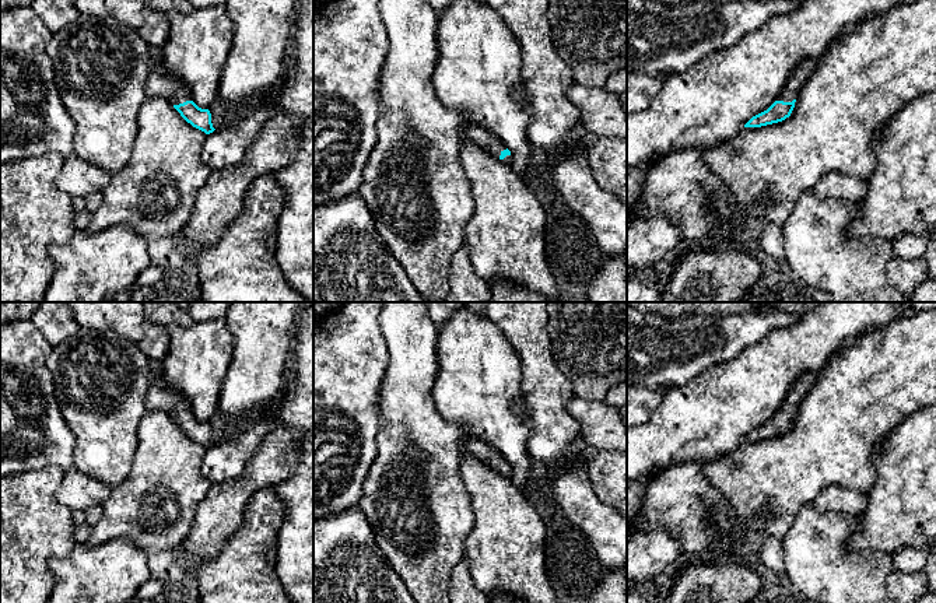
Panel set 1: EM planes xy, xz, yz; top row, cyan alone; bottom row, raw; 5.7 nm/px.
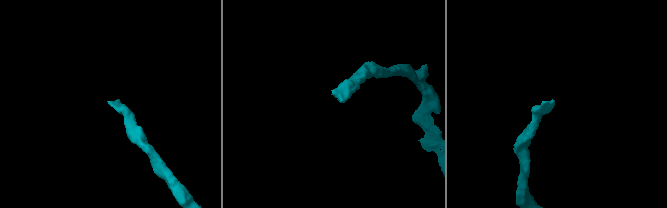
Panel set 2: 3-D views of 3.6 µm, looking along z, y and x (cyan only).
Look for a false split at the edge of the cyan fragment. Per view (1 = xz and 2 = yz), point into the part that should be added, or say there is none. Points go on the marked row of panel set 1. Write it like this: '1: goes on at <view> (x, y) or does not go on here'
1: goes on at xz (480, 137)
2: goes on at yz (793, 86)

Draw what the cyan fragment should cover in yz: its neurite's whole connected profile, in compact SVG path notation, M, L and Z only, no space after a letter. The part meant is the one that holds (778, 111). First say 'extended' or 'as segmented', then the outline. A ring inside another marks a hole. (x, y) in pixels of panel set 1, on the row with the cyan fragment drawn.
extended | M818 60L802 62L785 84L778 99L767 111L753 116L744 127L761 127L789 118L803 84L816 71L817 64Z

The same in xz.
extended | M474 126L467 127L466 140L474 143L504 162L511 164L511 151L497 137L491 136L484 129Z

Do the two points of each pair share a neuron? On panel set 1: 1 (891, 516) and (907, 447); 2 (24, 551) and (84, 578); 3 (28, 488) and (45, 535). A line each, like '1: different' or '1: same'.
1: same
2: different
3: same

